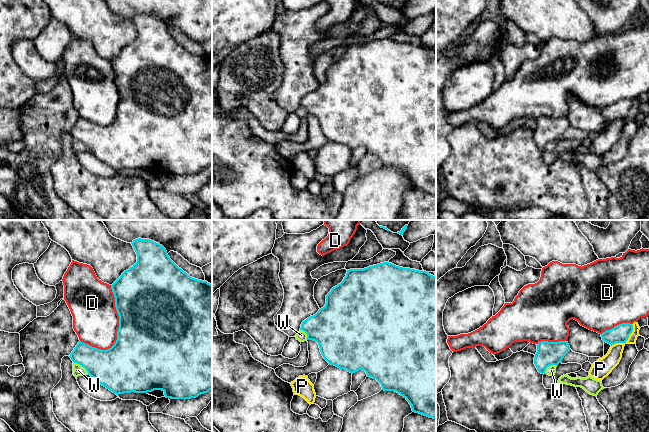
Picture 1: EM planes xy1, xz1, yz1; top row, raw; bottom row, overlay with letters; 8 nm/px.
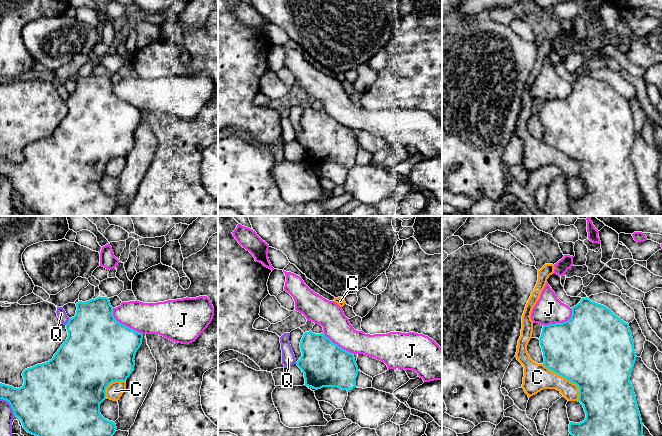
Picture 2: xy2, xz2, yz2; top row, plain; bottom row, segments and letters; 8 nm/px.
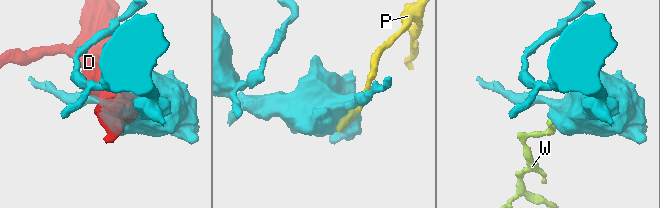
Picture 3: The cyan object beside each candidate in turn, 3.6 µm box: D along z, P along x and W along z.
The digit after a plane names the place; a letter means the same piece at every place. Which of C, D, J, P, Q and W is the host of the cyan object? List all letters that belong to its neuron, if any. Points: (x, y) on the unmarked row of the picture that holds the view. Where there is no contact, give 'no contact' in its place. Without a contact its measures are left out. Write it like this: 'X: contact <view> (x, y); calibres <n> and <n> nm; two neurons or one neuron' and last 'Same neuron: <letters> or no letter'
C: contact yz2 (567, 155); calibres 500 and 220 nm; two neurons
D: contact xy1 (119, 97); calibres 500 and 360 nm; two neurons
J: contact xy2 (124, 101); calibres 500 and 260 nm; one neuron
P: contact yz1 (626, 116); calibres 140 and 140 nm; two neurons
Q: contact xy2 (68, 97); calibres 440 and 70 nm; two neurons
W: contact xy1 (81, 141); calibres 320 and 90 nm; two neurons
Same neuron: J

